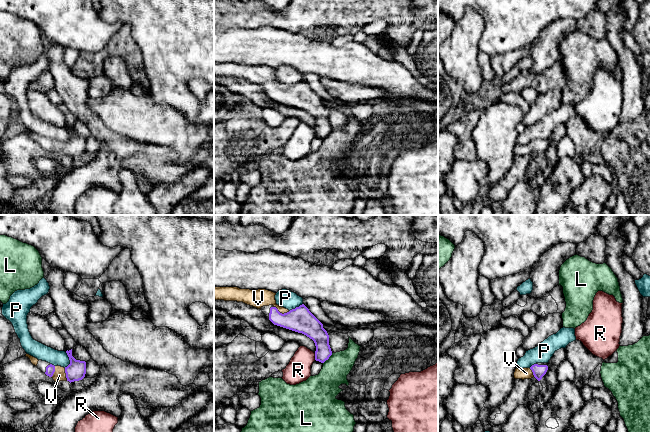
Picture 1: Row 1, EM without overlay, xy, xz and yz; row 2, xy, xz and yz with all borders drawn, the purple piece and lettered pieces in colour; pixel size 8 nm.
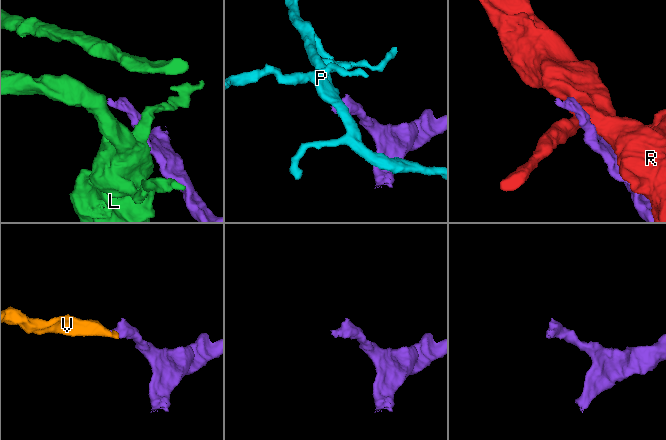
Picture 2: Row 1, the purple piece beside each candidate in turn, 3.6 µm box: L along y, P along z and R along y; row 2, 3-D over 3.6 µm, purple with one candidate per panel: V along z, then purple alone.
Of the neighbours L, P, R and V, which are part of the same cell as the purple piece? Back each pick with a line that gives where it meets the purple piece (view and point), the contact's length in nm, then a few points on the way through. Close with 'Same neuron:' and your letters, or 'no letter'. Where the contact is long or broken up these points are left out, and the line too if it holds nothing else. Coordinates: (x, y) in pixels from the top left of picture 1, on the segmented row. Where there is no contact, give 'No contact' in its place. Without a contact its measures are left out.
V: Touches purple at xz (281, 313). Shared border 130 nm. Path across: xz (301, 320), (287, 319), (281, 313), (268, 298), (258, 298)
Same neuron: V

